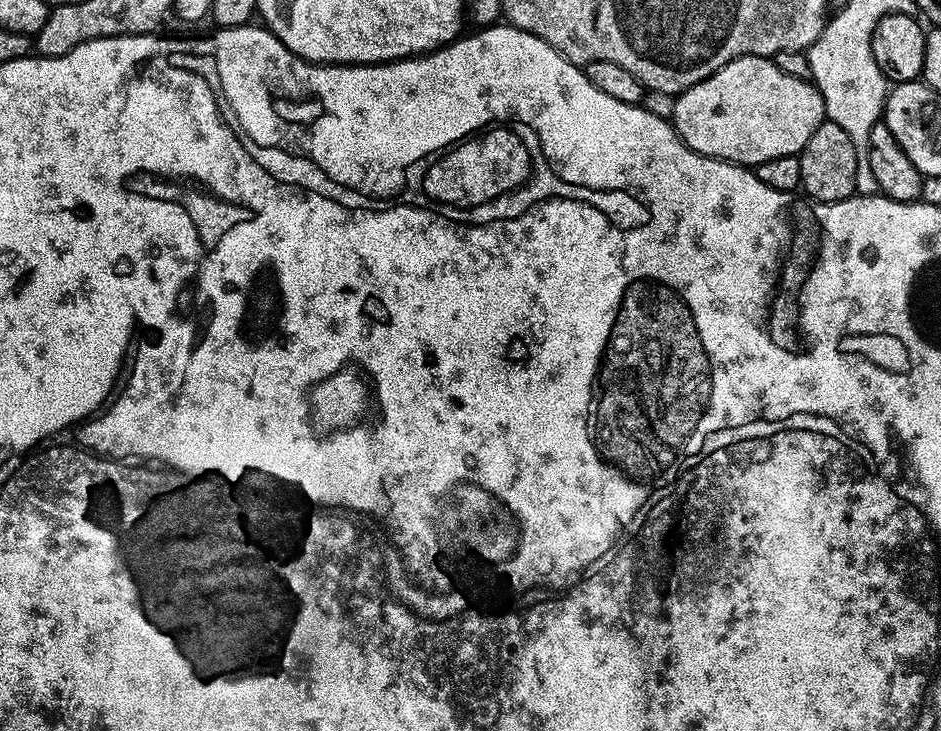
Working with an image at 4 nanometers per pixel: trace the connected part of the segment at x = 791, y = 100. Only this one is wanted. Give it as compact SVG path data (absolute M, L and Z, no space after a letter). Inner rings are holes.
M739 56L675 99L670 120L685 144L697 143L697 128L708 135L708 144L716 148L712 150L719 159L747 161L752 166L782 154L799 156L810 134L826 119L824 99L816 85L778 70L775 59L766 56ZM744 143L748 149L740 145Z

